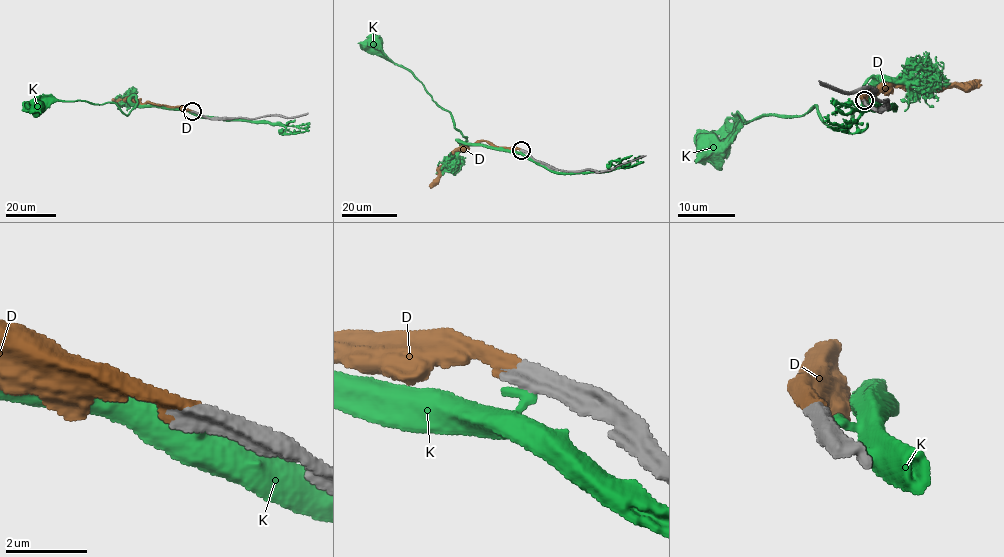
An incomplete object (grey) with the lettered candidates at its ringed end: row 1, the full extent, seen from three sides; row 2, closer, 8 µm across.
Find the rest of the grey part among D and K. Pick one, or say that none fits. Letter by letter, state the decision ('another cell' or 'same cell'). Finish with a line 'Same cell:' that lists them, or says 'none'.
D: same cell
K: another cell
Same cell: D

